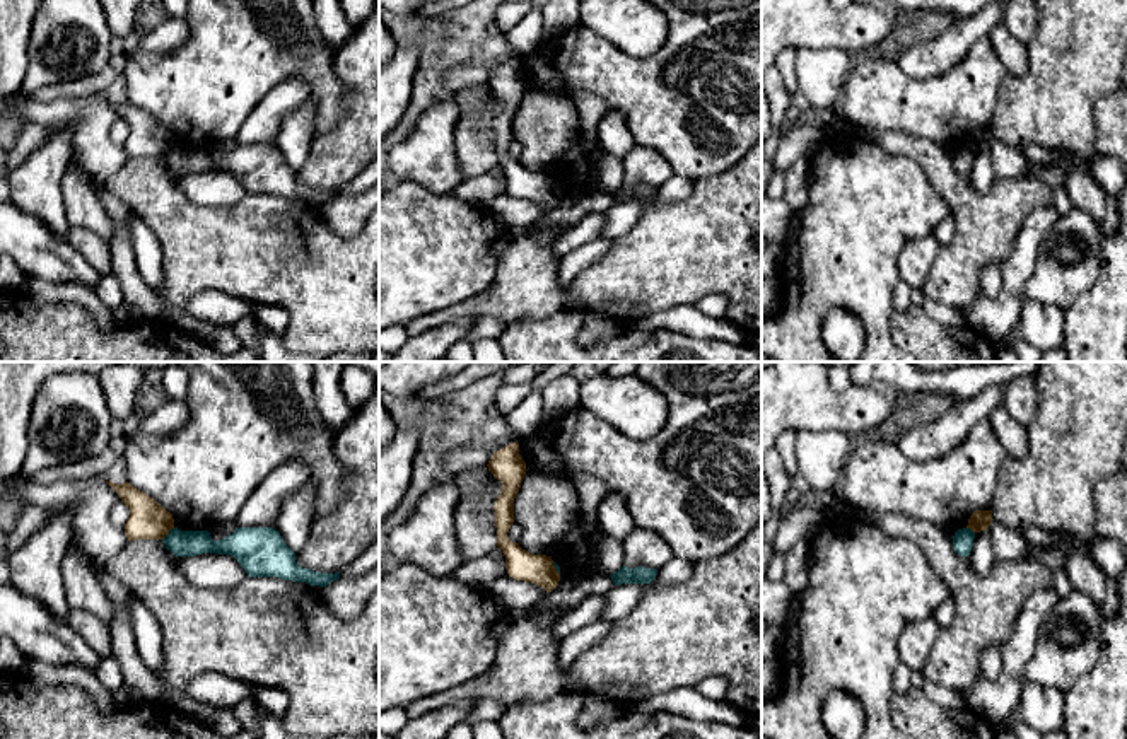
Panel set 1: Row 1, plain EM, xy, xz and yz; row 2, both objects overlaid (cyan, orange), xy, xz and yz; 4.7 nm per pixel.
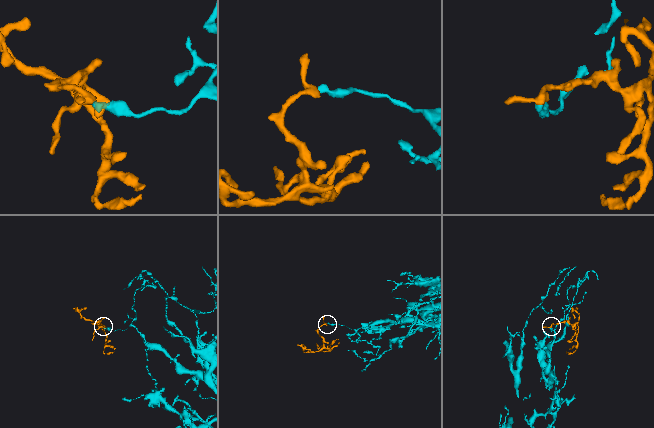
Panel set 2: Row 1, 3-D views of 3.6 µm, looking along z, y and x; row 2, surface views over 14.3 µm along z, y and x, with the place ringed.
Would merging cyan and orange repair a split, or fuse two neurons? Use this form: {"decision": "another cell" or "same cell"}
{"decision": "another cell"}

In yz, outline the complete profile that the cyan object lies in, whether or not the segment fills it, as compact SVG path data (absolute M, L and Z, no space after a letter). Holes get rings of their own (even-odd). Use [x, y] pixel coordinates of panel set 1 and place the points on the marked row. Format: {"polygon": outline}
{"polygon": "M968 527L958 529L953 536L953 548L960 556L968 556L973 546L975 532Z"}

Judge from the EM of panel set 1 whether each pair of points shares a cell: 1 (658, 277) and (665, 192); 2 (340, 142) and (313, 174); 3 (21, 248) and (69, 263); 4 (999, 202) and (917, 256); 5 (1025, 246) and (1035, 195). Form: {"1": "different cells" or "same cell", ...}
{"1": "different cells", "2": "same cell", "3": "same cell", "4": "different cells", "5": "different cells"}

